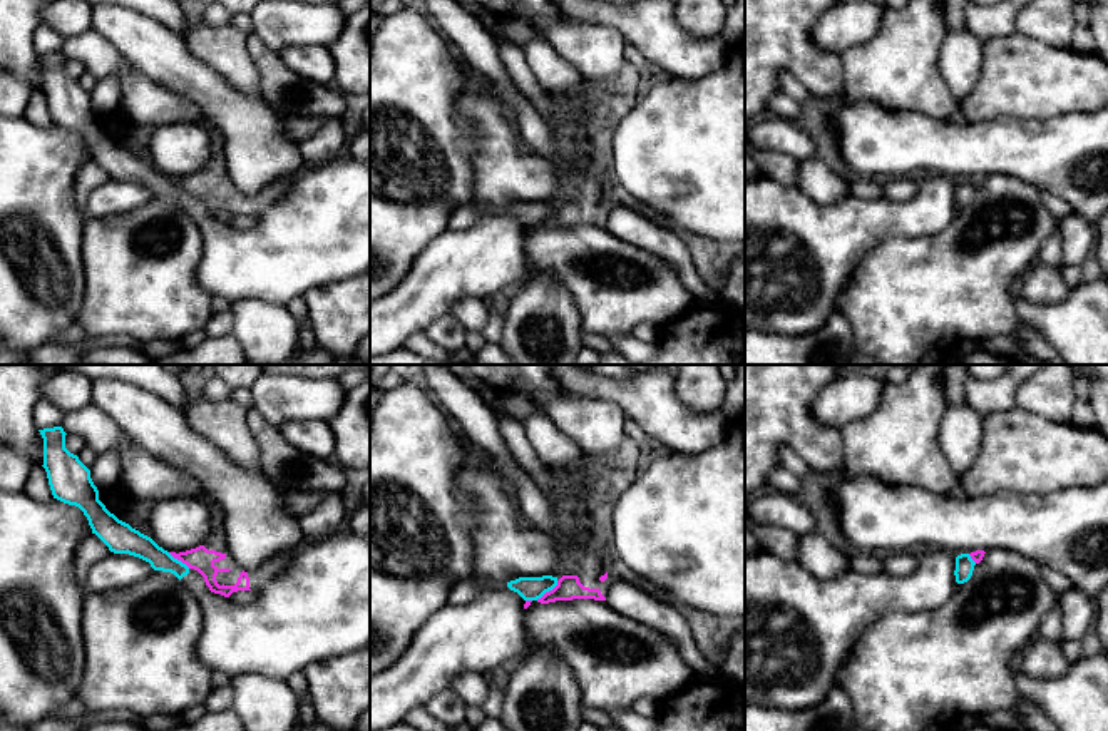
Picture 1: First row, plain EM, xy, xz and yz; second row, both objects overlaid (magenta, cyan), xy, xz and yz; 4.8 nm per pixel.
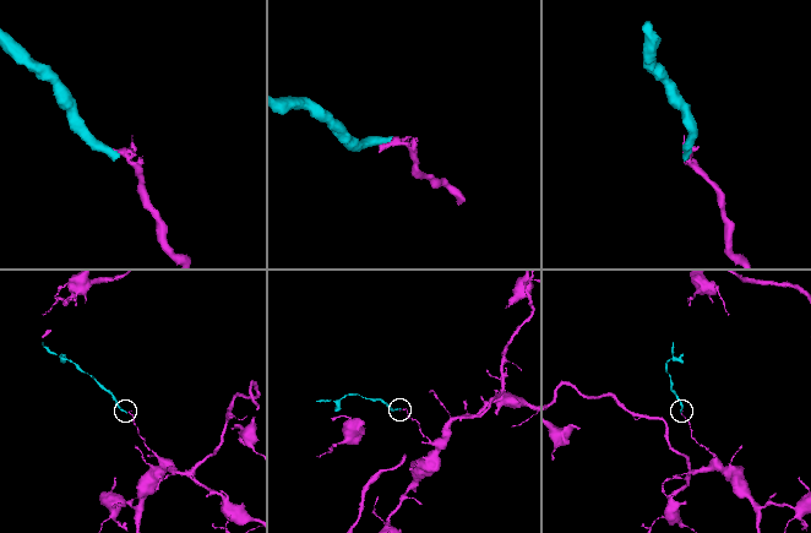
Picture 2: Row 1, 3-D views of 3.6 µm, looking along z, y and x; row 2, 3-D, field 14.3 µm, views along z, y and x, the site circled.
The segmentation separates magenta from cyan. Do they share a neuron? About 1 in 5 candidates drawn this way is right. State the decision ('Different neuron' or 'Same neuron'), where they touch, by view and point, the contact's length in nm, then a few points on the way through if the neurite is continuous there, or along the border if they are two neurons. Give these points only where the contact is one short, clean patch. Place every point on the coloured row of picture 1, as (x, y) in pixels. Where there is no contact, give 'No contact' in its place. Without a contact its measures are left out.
Different neuron. Touches magenta at xz (549, 591). Shared border 140 nm. Boundary: xz (558, 581), (536, 599)

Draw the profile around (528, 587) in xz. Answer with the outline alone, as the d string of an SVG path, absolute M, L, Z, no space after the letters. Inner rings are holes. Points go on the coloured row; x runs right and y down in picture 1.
M542 575L542 577L519 577L507 582L507 587L517 592L524 601L537 601L546 592L552 590L557 585L557 577Z

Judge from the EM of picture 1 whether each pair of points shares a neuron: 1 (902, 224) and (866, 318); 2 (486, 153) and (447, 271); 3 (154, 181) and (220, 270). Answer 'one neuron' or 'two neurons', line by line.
1: two neurons
2: one neuron
3: one neuron

